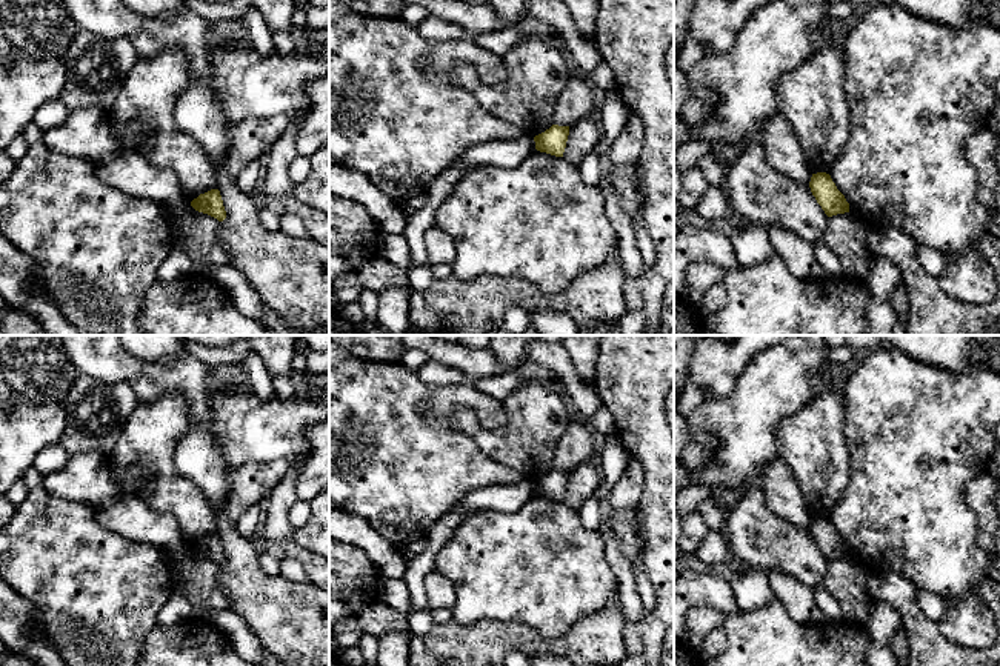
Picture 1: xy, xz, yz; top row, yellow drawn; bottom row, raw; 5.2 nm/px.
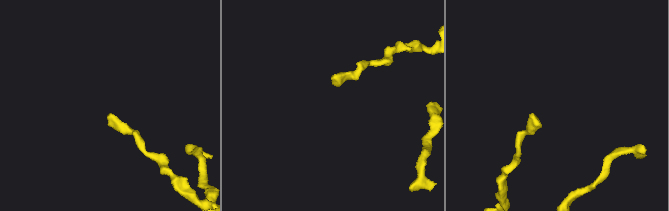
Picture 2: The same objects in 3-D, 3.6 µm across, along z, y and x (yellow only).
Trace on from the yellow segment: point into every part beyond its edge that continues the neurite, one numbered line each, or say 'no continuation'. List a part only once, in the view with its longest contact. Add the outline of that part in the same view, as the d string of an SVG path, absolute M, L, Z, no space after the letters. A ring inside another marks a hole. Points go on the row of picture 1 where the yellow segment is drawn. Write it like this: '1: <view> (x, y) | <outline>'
no continuation

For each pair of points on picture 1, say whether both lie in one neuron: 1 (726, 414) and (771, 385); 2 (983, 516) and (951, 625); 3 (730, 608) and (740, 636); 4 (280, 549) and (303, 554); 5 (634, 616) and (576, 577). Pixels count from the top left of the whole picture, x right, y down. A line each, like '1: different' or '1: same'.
1: same
2: different
3: different
4: same
5: different

